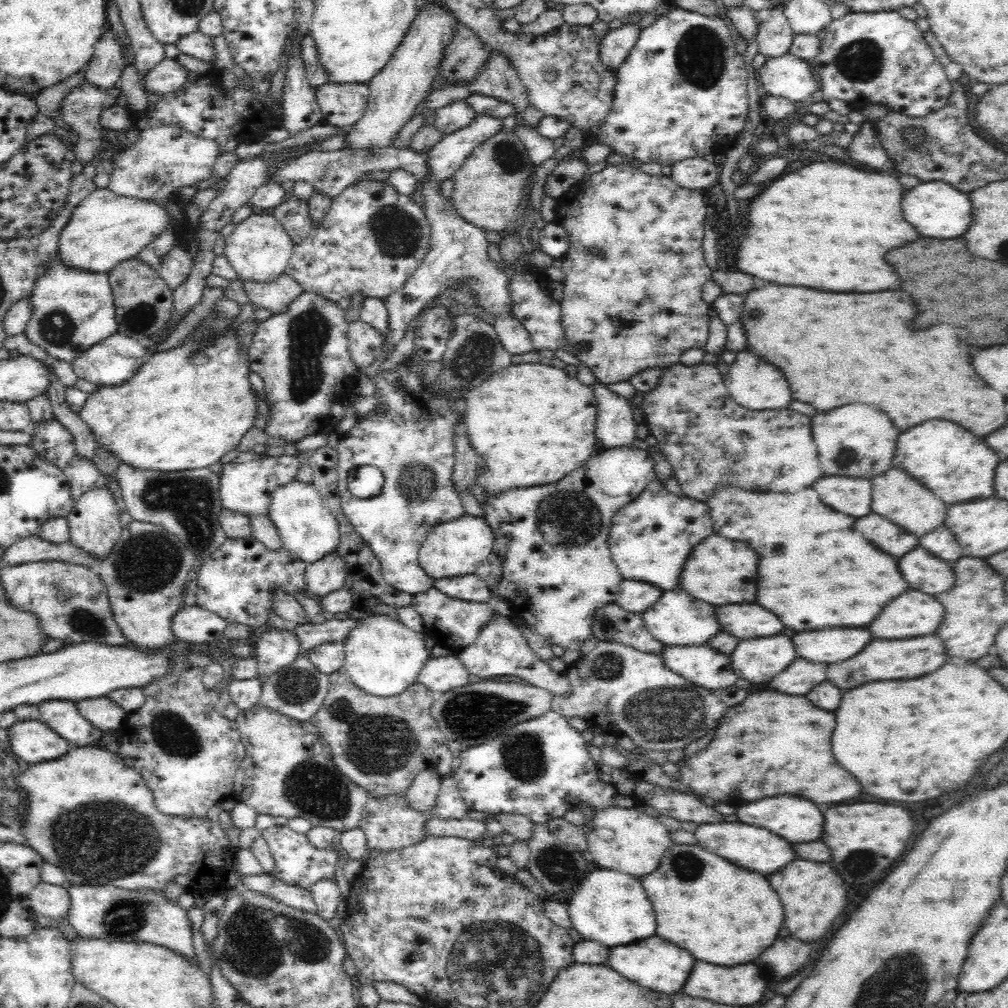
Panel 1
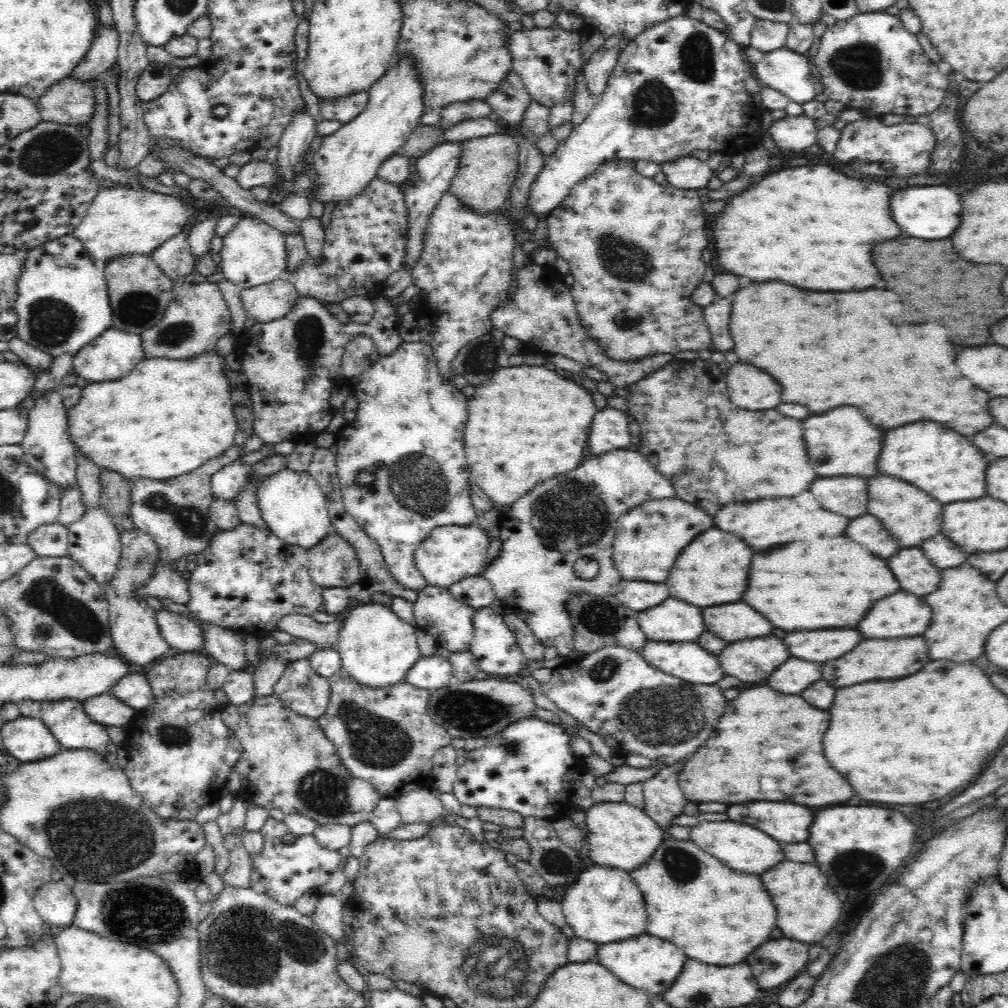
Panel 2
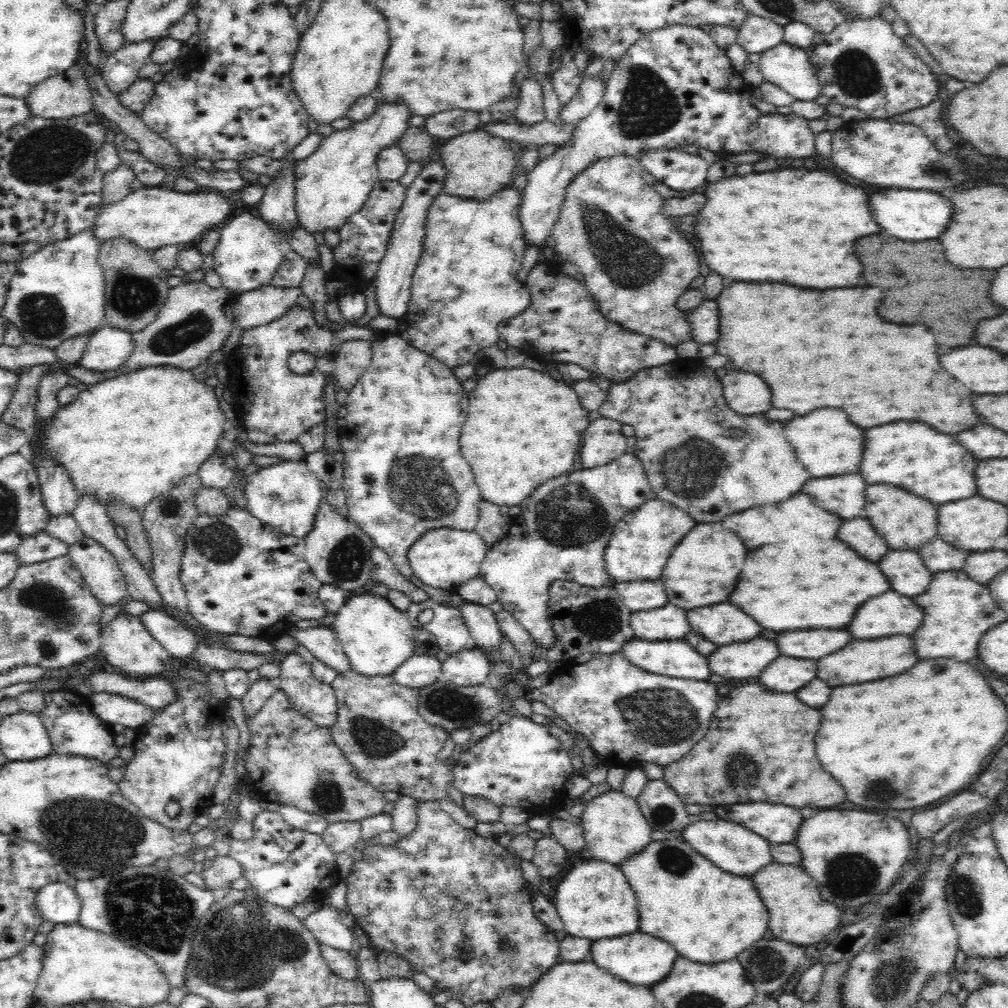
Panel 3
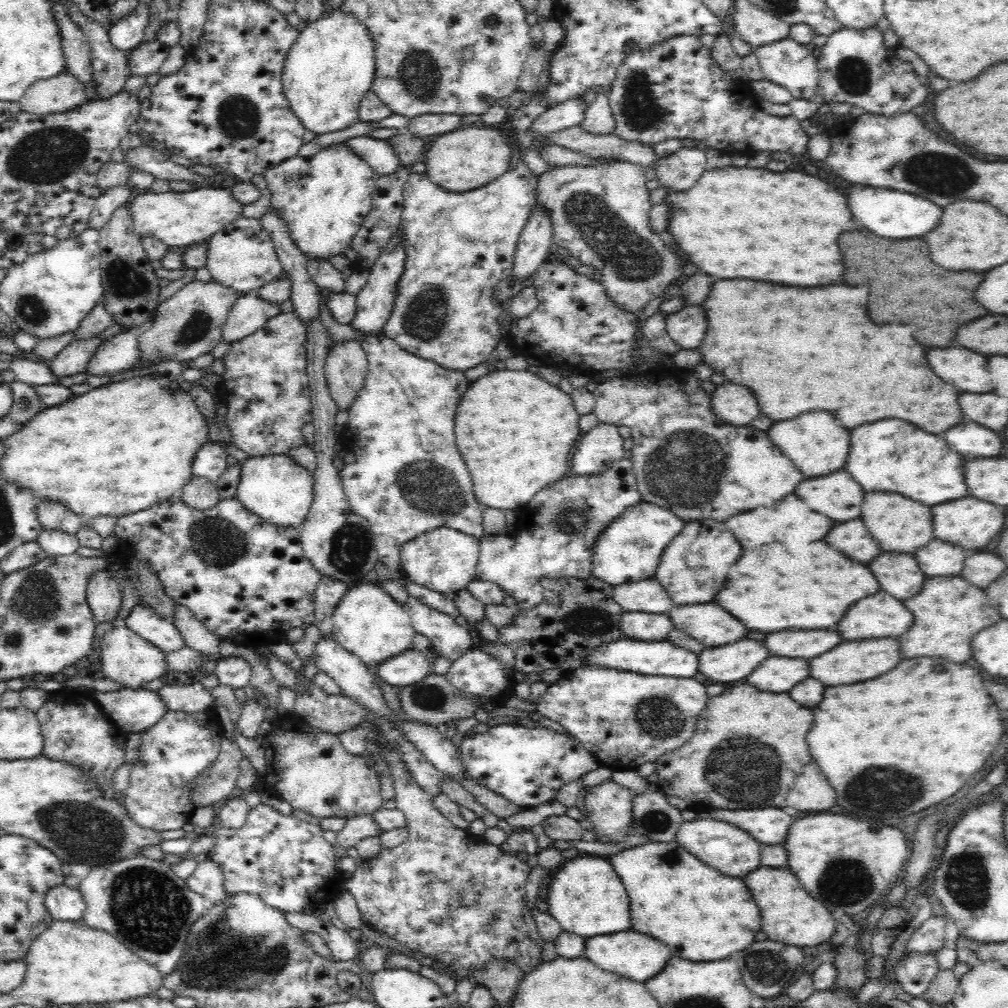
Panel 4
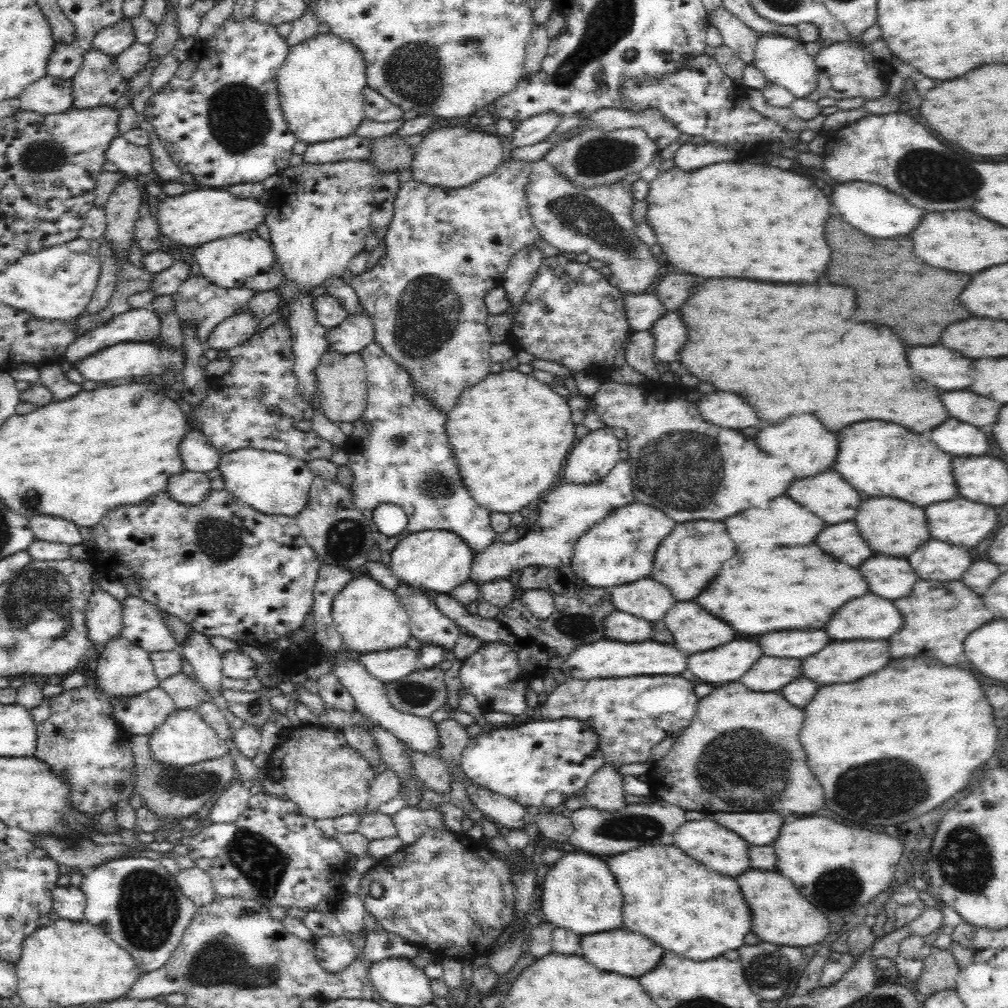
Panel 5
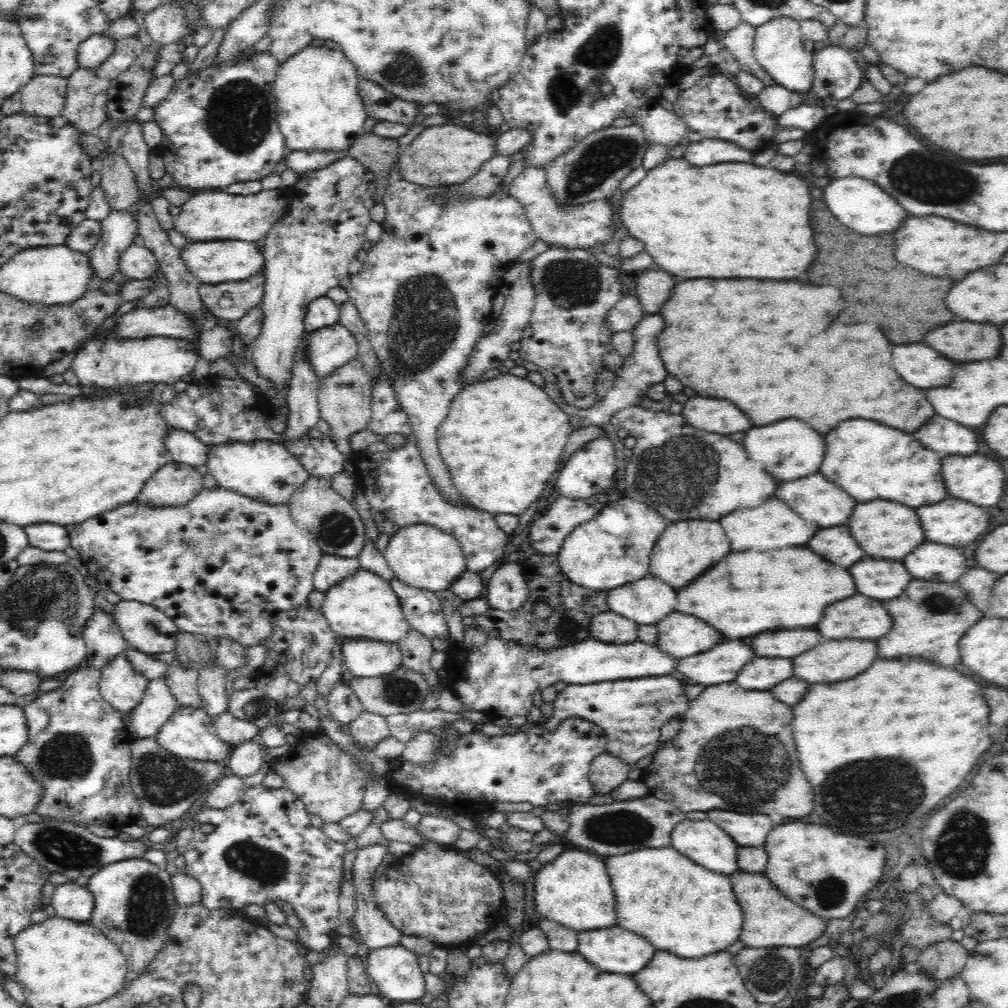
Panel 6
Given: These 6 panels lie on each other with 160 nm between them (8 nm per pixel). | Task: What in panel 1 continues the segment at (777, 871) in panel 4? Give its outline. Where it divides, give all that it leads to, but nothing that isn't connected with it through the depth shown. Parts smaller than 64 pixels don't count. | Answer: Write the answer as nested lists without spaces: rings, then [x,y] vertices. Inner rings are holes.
[[[794,860],[786,864],[780,872],[770,876],[770,886],[774,888],[774,892],[778,892],[782,900],[786,916],[784,926],[788,928],[788,934],[804,942],[814,942],[822,938],[846,906],[844,882],[838,874],[834,874],[834,868],[830,868],[828,862],[816,864],[810,860]]]

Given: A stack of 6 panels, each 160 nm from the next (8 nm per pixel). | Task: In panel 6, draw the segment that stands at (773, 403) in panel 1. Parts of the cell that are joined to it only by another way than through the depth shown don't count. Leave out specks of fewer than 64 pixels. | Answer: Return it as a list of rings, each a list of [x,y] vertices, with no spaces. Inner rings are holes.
[[[690,398],[681,411],[691,427],[712,434],[734,434],[752,428],[750,420],[730,402],[714,398]]]

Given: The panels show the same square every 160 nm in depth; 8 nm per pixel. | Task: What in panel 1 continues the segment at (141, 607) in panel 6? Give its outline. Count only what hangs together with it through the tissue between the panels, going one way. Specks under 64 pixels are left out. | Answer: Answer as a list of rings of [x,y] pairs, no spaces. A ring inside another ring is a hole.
[[[183,606],[174,612],[170,629],[174,638],[188,644],[206,644],[222,638],[228,623],[214,613],[198,608]]]

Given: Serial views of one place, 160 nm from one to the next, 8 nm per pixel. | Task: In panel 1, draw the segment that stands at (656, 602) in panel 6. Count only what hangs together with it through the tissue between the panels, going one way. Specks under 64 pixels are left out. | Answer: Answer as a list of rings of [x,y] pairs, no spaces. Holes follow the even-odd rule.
[[[622,580],[616,603],[627,611],[642,613],[656,604],[660,594],[662,590],[652,584],[636,580]]]

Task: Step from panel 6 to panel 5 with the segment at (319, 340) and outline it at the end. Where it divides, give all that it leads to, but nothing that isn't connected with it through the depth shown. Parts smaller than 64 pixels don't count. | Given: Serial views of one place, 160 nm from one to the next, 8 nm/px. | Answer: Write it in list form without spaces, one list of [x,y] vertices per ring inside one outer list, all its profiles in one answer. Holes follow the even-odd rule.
[[[358,313],[347,318],[326,332],[326,352],[342,355],[359,353],[367,344],[373,342],[374,329],[366,313]]]

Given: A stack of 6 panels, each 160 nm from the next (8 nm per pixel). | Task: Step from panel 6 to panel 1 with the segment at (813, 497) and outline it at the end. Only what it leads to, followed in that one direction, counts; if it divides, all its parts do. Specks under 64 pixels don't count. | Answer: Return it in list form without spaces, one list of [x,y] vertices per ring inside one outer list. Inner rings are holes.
[[[828,476],[820,478],[812,488],[820,494],[820,500],[836,512],[844,512],[854,518],[870,514],[872,483],[869,479]]]

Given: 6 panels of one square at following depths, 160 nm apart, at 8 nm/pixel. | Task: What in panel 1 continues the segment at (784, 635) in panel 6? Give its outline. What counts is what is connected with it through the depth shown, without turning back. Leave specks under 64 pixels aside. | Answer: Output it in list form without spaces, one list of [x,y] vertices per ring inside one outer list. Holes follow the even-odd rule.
[[[830,628],[830,630],[798,632],[792,638],[798,656],[810,662],[826,662],[826,664],[848,660],[858,650],[862,650],[870,640],[872,640],[870,632],[862,628],[860,630],[858,628]]]

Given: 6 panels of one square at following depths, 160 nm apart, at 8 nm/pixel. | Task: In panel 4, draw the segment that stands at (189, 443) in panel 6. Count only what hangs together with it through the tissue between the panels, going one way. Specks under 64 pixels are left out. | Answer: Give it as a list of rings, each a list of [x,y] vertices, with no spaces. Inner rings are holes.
[[[204,442],[198,452],[194,452],[192,458],[192,474],[202,476],[212,481],[218,480],[218,477],[226,470],[226,457],[228,454],[216,443]]]

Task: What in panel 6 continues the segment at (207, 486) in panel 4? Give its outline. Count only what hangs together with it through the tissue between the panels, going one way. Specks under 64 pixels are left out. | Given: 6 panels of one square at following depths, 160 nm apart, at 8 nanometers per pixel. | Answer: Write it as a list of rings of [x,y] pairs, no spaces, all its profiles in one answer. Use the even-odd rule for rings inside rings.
[[[172,461],[144,480],[134,501],[150,507],[181,507],[203,488],[203,475],[195,467]]]

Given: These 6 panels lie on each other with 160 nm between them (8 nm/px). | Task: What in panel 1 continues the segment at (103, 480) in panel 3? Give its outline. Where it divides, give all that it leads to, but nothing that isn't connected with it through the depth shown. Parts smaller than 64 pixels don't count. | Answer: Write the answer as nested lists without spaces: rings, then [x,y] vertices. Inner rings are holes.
[[[222,325],[202,327],[194,342],[169,351],[154,352],[126,382],[118,386],[100,385],[88,393],[78,416],[90,429],[98,447],[136,470],[178,472],[206,468],[224,452],[238,446],[256,416],[254,392],[246,377],[250,370],[248,356],[244,356],[236,337],[236,332],[228,332]]]

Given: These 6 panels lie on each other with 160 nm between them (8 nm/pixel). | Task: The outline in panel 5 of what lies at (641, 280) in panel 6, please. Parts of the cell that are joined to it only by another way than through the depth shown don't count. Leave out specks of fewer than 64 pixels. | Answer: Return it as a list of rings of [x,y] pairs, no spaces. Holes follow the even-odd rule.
[[[670,272],[670,274],[664,274],[656,283],[654,295],[662,303],[666,312],[674,312],[688,300],[690,290],[696,282],[698,280],[690,274],[672,274]]]

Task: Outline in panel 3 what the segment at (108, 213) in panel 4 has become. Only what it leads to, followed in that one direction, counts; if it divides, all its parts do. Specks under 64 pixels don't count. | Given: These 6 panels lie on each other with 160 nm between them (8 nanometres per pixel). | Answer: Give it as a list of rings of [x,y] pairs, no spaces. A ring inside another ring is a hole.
[[[121,164],[112,174],[106,174],[103,180],[100,209],[112,203],[119,203],[137,187],[133,171]]]

